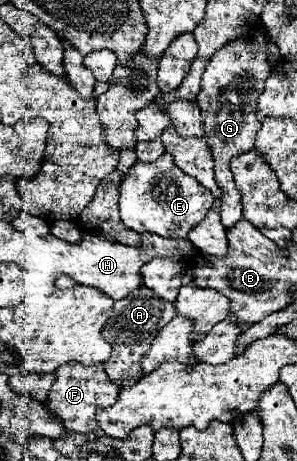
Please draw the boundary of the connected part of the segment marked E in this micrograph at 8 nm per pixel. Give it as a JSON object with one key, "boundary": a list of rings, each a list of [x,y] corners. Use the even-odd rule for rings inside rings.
{"boundary":[[[163,153],[153,163],[137,161],[125,179],[121,181],[119,193],[119,215],[121,221],[137,233],[155,233],[159,237],[185,239],[189,229],[197,225],[205,213],[213,207],[213,195],[201,187],[191,175],[183,173],[169,153]]]}

